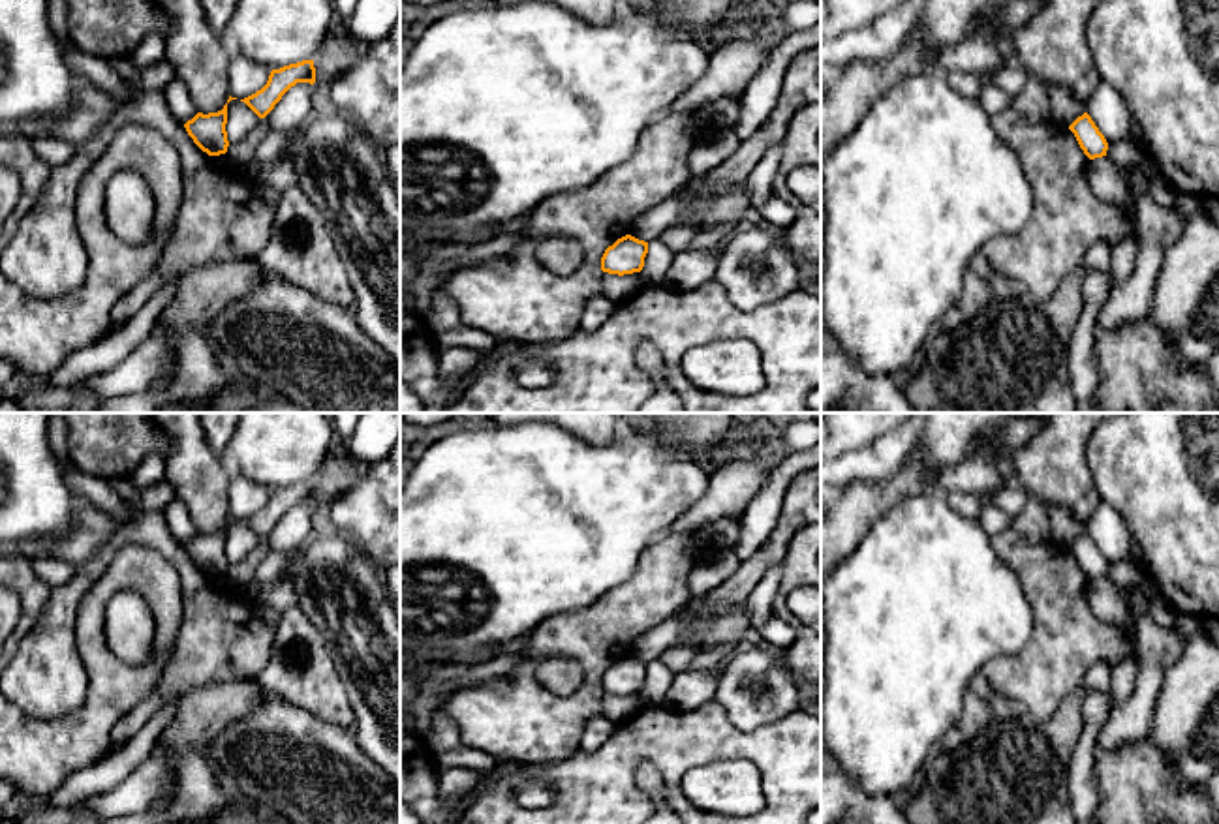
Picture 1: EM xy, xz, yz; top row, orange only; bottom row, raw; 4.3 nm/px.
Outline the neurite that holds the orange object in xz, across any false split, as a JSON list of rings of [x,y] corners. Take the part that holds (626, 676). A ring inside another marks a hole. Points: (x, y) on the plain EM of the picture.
[[[625,655],[605,670],[601,691],[618,696],[640,693],[646,674],[648,663]]]

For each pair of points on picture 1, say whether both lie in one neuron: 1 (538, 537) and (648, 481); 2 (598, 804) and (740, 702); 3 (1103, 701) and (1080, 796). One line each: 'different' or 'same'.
1: same
2: different
3: same

